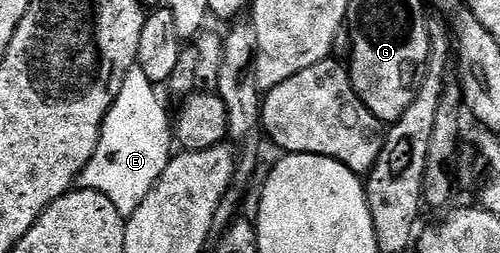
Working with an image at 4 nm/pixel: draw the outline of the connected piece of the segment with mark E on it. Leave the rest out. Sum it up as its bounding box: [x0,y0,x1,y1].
[79,65,175,216]

